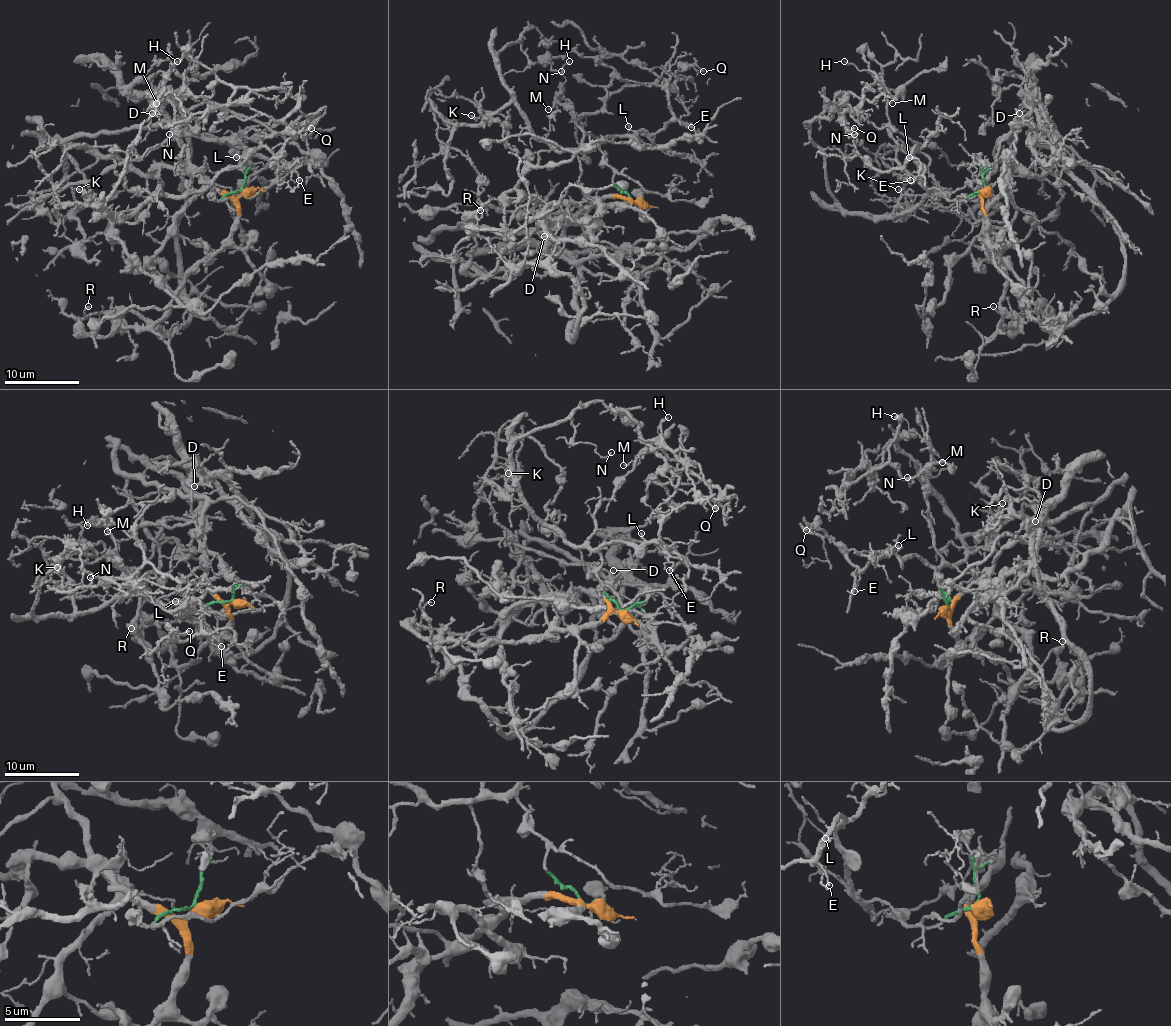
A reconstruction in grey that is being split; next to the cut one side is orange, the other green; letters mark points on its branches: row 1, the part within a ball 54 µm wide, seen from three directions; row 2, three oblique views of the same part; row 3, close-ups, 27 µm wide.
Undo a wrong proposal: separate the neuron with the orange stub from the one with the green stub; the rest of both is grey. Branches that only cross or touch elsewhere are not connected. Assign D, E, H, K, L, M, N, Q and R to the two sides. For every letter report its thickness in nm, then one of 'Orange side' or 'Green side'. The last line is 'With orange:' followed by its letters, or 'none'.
D: Thickness 120 nm. Orange side
E: Thickness 90 nm. Green side
H: Thickness 100 nm. Green side
K: Thickness 100 nm. Green side
L: Thickness 140 nm. Green side
M: Thickness 120 nm. Green side
N: Thickness 100 nm. Green side
Q: Thickness 130 nm. Green side
R: Thickness 120 nm. Orange side
With orange: D, R

